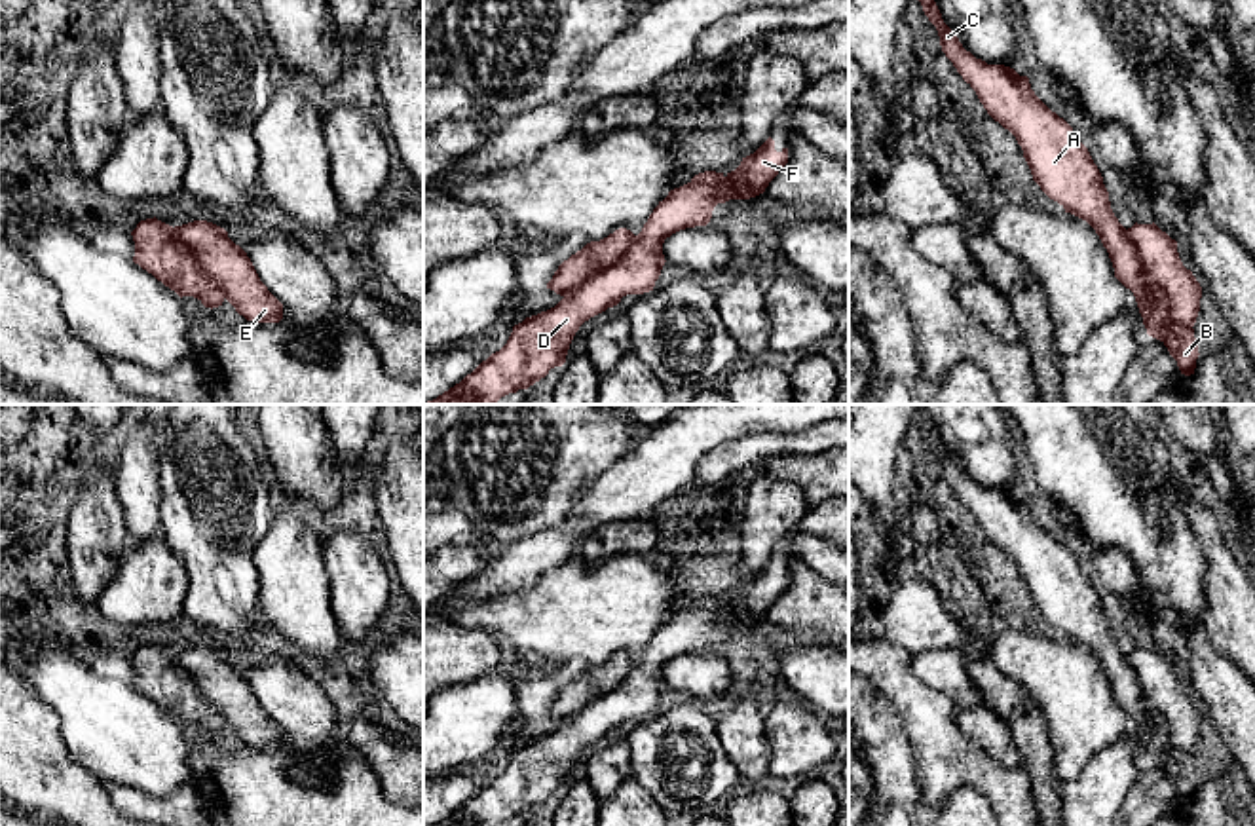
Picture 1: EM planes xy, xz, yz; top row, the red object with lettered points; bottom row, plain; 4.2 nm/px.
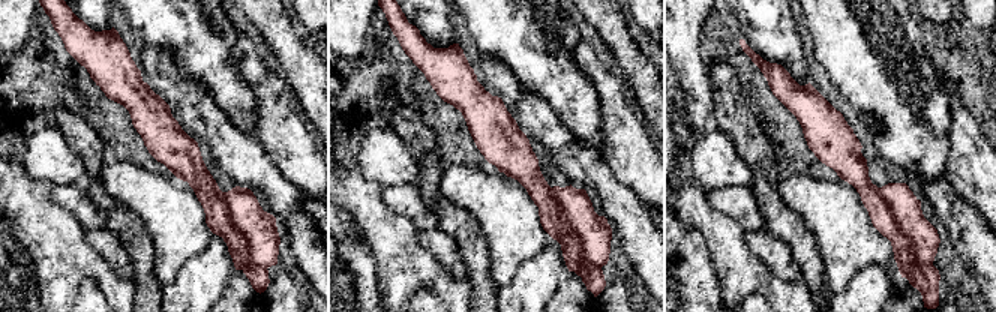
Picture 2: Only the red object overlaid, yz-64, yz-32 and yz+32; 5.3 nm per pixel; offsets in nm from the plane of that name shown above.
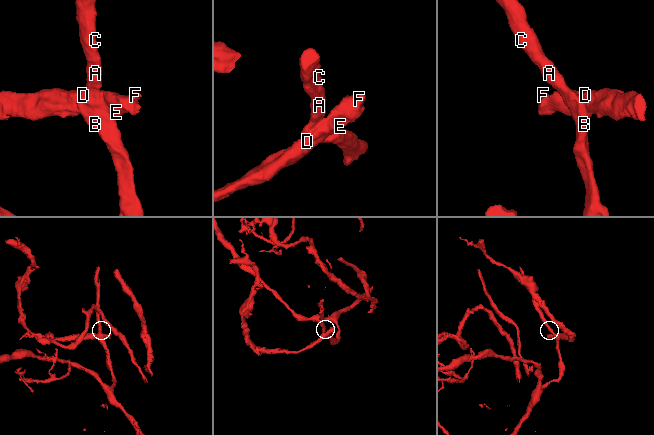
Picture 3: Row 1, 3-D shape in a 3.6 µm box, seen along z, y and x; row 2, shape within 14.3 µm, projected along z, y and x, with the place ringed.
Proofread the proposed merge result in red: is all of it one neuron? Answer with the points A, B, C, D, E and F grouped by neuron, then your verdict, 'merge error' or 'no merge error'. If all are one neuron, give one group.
groups A B C / D E F; merge error

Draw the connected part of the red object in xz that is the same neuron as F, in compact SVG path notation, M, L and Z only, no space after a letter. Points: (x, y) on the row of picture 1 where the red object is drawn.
M769 137L754 154L742 158L735 171L704 171L670 190L619 260L585 279L554 308L515 325L499 351L423 404L496 404L509 393L528 389L551 368L566 363L570 344L585 321L617 306L627 294L653 291L666 262L666 237L685 228L706 226L718 203L763 194L786 163L788 148L777 152Z

